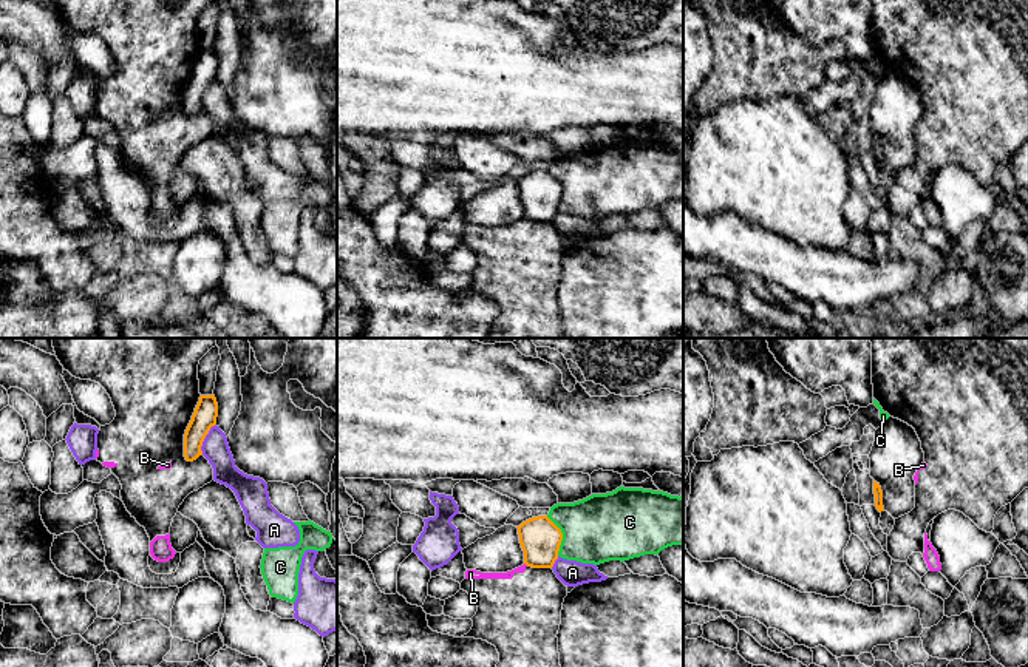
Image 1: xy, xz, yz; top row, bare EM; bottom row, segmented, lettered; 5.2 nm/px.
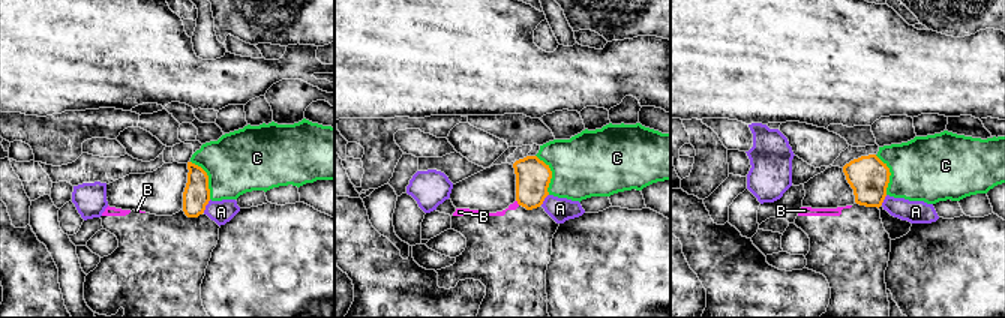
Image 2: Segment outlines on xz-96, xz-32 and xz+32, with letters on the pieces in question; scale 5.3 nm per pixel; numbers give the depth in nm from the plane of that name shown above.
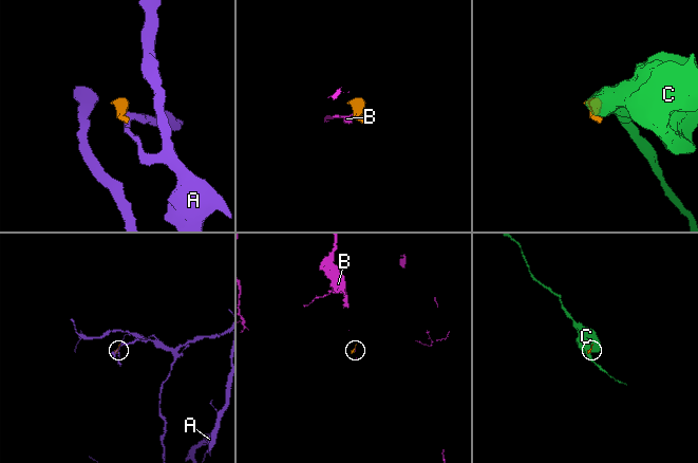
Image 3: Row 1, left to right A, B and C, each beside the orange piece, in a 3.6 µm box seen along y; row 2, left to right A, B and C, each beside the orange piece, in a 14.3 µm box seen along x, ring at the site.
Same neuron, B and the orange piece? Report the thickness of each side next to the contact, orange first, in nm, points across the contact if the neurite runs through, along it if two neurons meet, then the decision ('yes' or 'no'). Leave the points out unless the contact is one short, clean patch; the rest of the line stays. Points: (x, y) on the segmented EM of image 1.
220/50 nm | along xz (524, 562), (527, 565) | no

